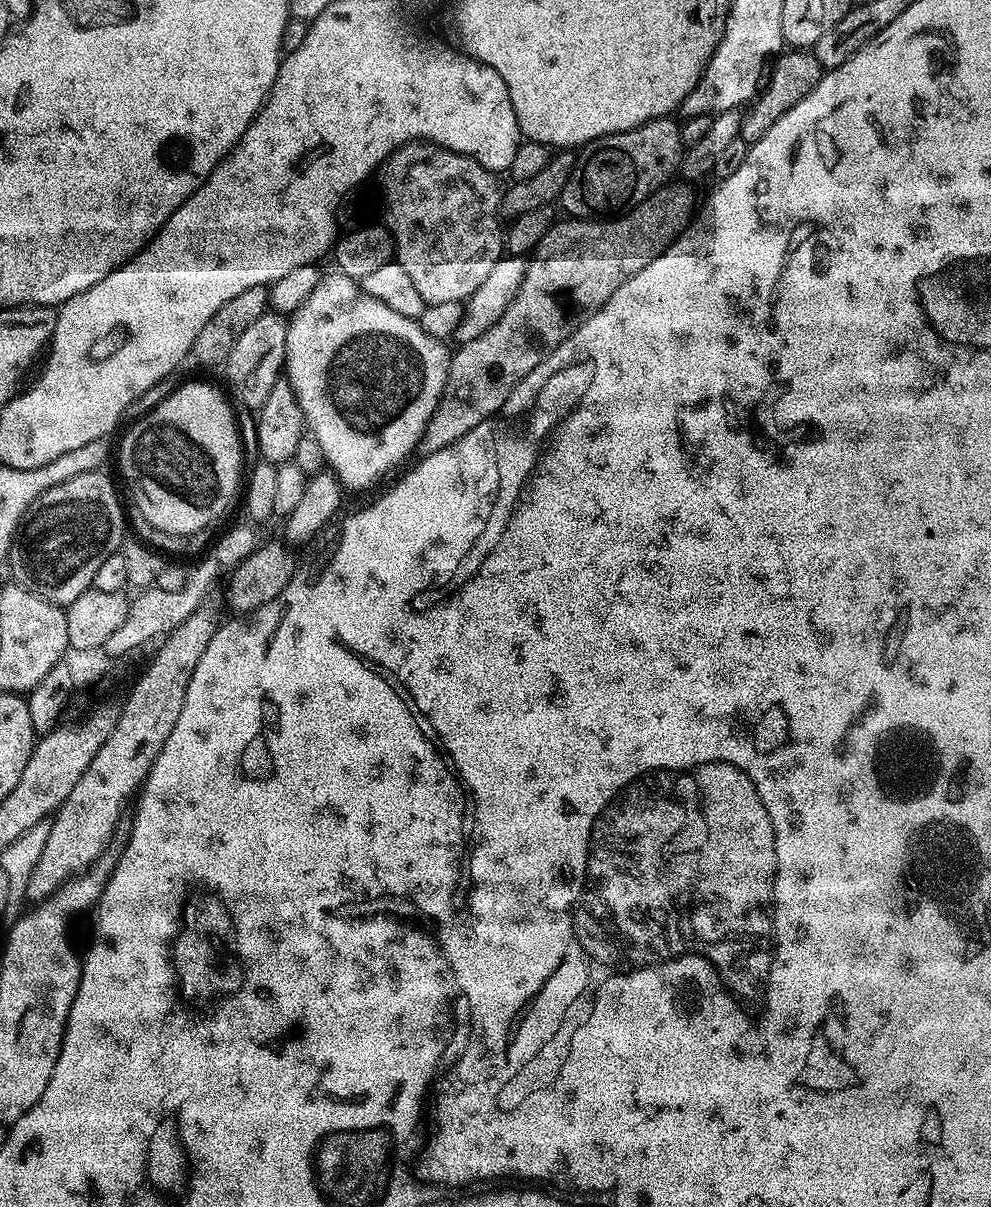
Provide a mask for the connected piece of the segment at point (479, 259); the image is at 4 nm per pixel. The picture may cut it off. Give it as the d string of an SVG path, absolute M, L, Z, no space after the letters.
M409 142L384 159L379 176L380 200L384 203L382 223L392 236L395 263L410 274L410 282L414 282L425 304L467 300L506 252L506 232L502 224L500 228L502 184L496 181L497 173L479 164L475 156L440 148L431 142Z

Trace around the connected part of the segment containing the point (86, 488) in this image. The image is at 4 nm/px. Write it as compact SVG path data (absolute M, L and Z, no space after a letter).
M103 471L78 474L46 490L26 510L16 528L19 542L13 543L6 557L7 563L12 563L13 577L52 604L72 604L74 598L91 588L98 566L119 552L126 539L125 509L120 509L111 478L104 475Z

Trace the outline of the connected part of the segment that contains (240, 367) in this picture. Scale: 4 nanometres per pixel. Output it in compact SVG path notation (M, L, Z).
M271 310L257 318L244 333L234 342L234 350L230 350L222 371L228 375L228 384L232 387L231 395L241 400L246 407L258 410L270 395L274 382L281 379L286 368L286 336L288 320L279 312Z

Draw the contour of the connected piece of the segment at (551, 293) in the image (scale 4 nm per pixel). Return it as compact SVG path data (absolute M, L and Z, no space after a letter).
M676 183L665 184L637 208L629 208L623 214L611 218L557 219L552 228L542 234L542 242L538 242L536 249L527 257L522 284L518 286L518 294L514 294L506 306L506 314L502 314L502 318L498 318L498 322L494 322L486 334L474 338L474 342L459 345L451 353L444 393L418 445L424 456L458 442L458 438L470 434L474 426L493 419L503 409L504 403L522 382L522 378L526 378L526 374L530 374L538 362L562 346L562 342L566 342L566 338L576 332L578 325L587 322L598 309L606 306L618 286L638 274L638 270L646 270L654 258L658 258L684 233L694 219L698 200L696 204L696 196L688 189L691 187L687 183Z

